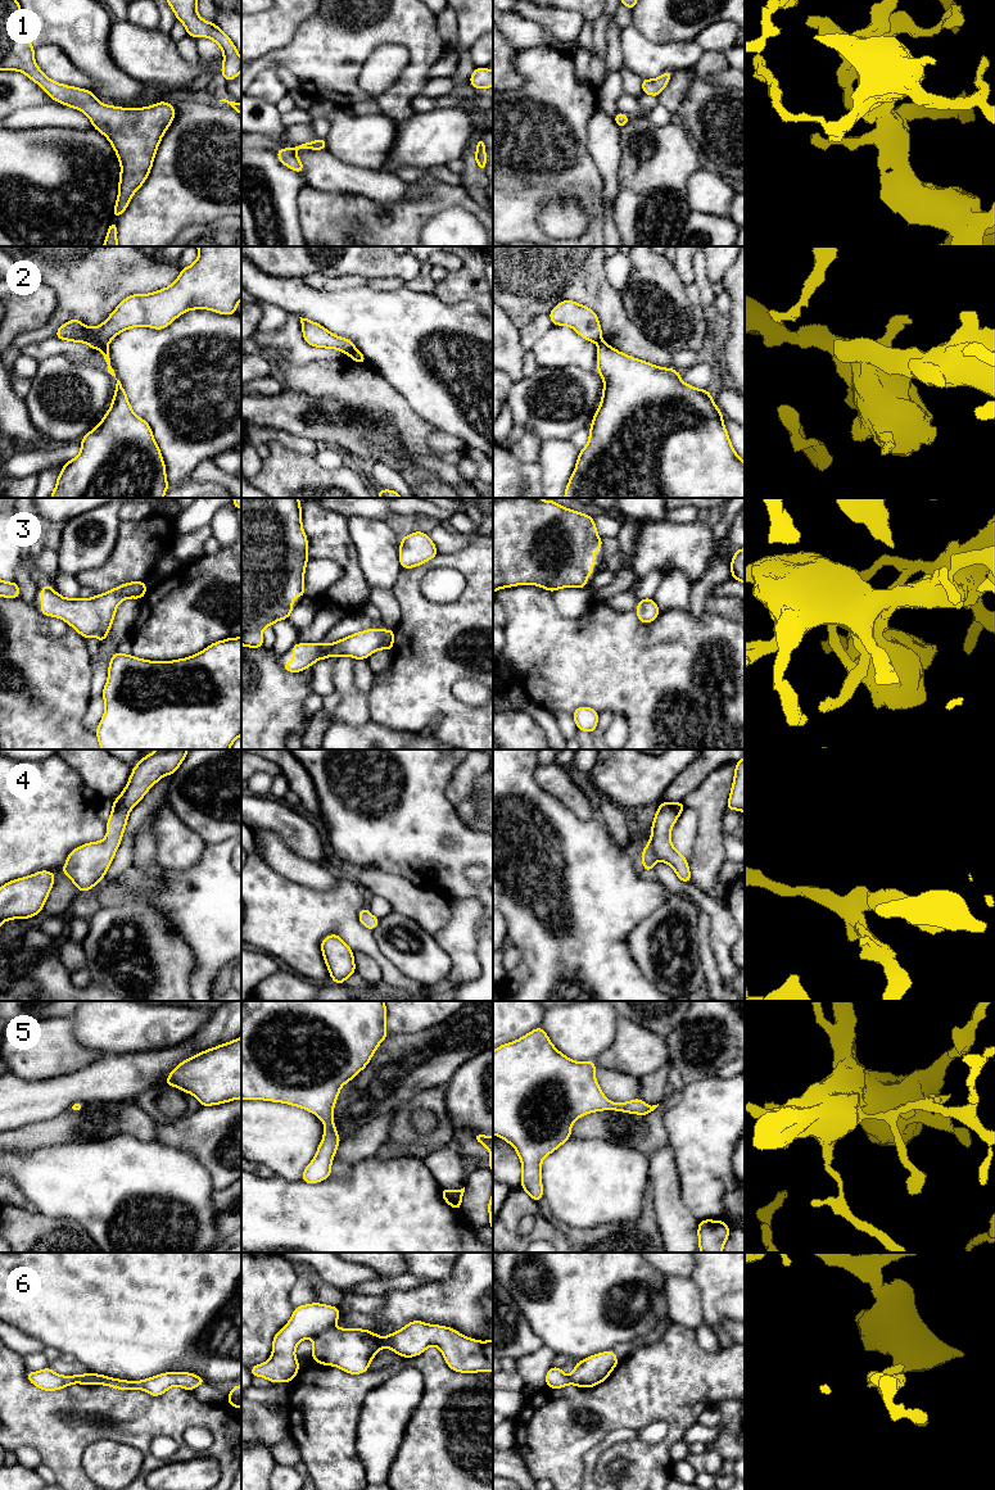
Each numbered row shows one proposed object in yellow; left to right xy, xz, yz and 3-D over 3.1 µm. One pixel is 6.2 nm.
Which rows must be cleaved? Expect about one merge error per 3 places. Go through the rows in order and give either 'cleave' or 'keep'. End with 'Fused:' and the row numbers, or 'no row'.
1: keep
2: cleave
3: keep
4: keep
5: keep
6: cleave
Fused: 2, 6

